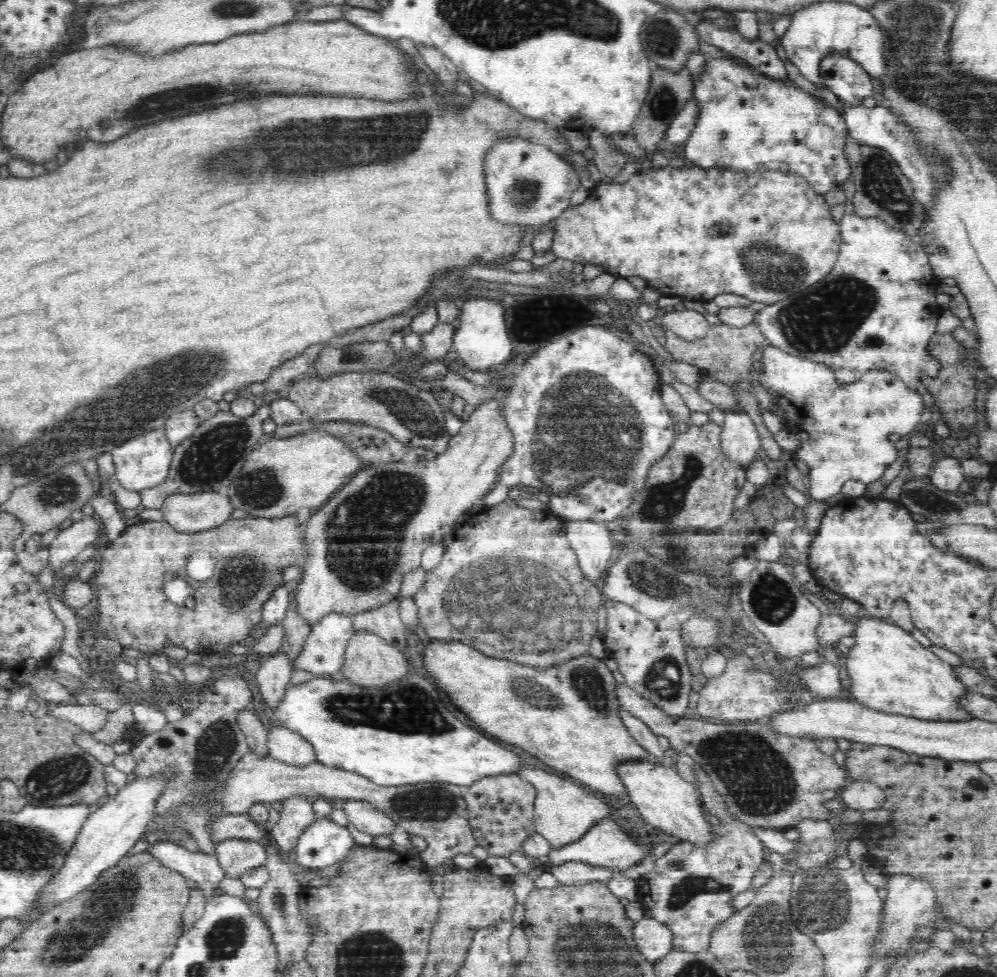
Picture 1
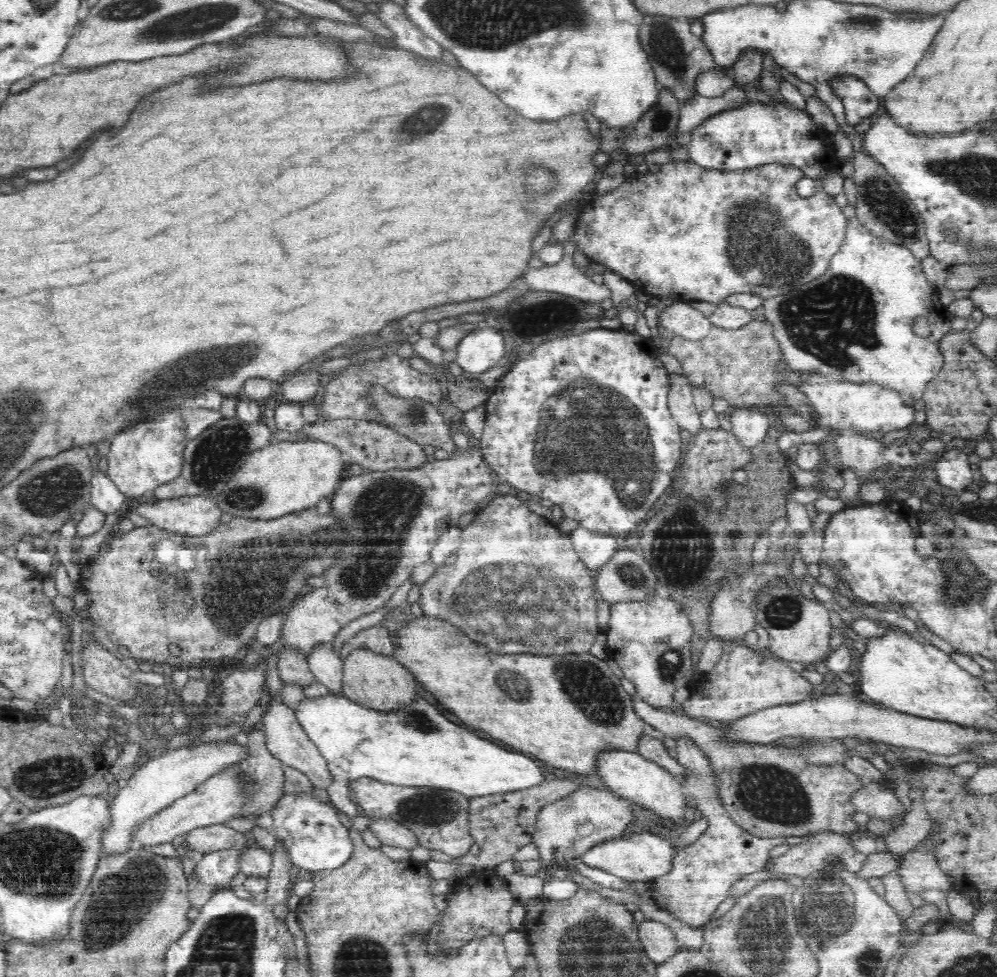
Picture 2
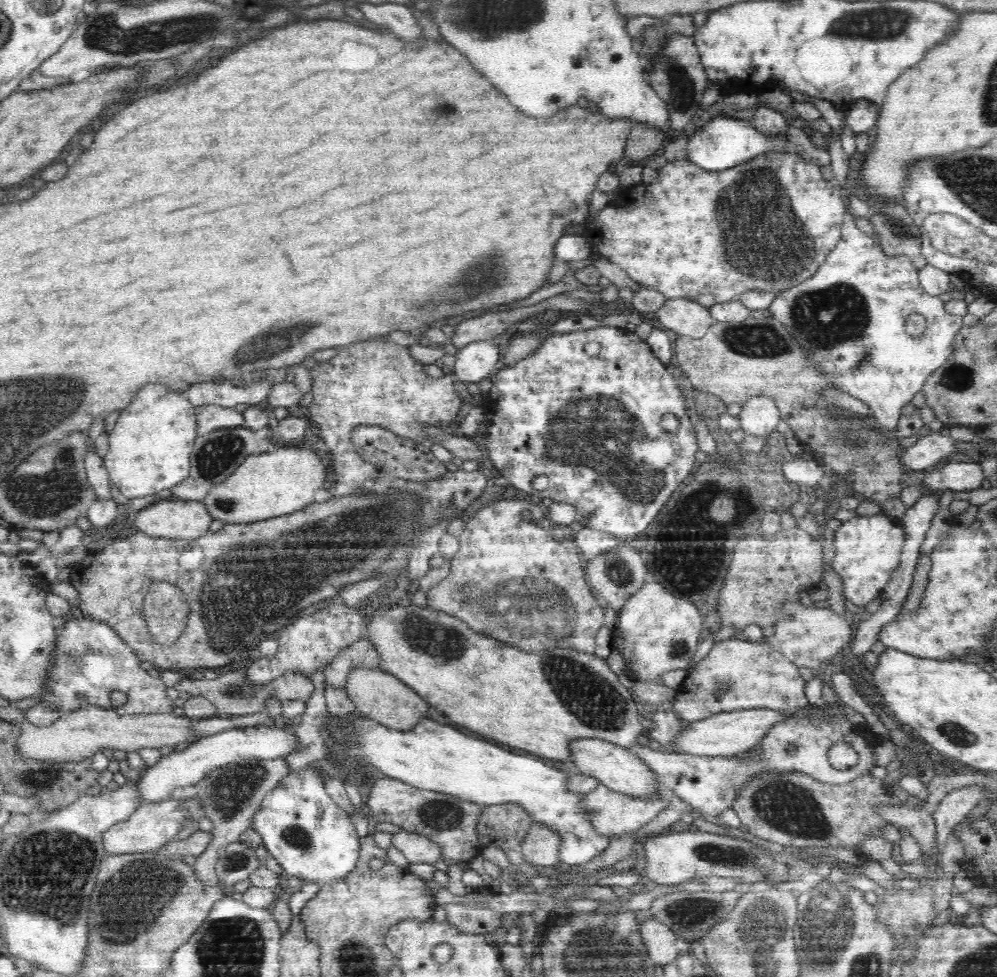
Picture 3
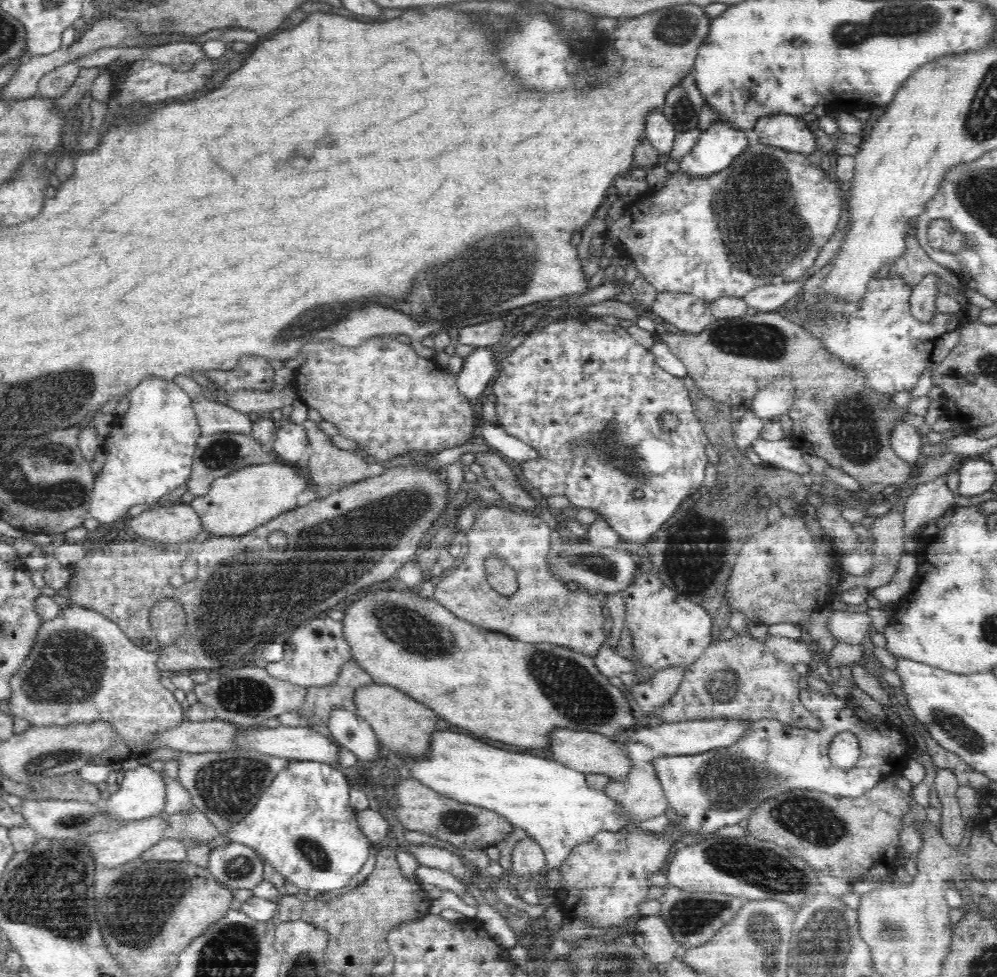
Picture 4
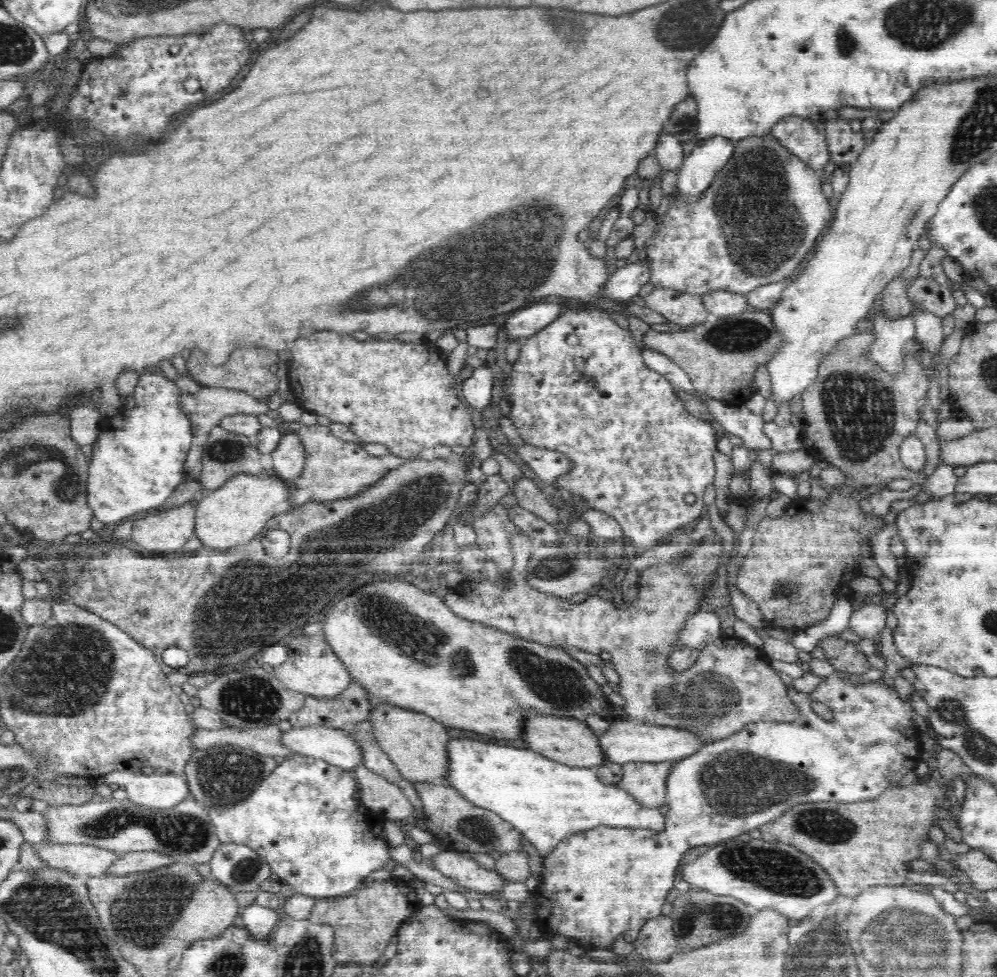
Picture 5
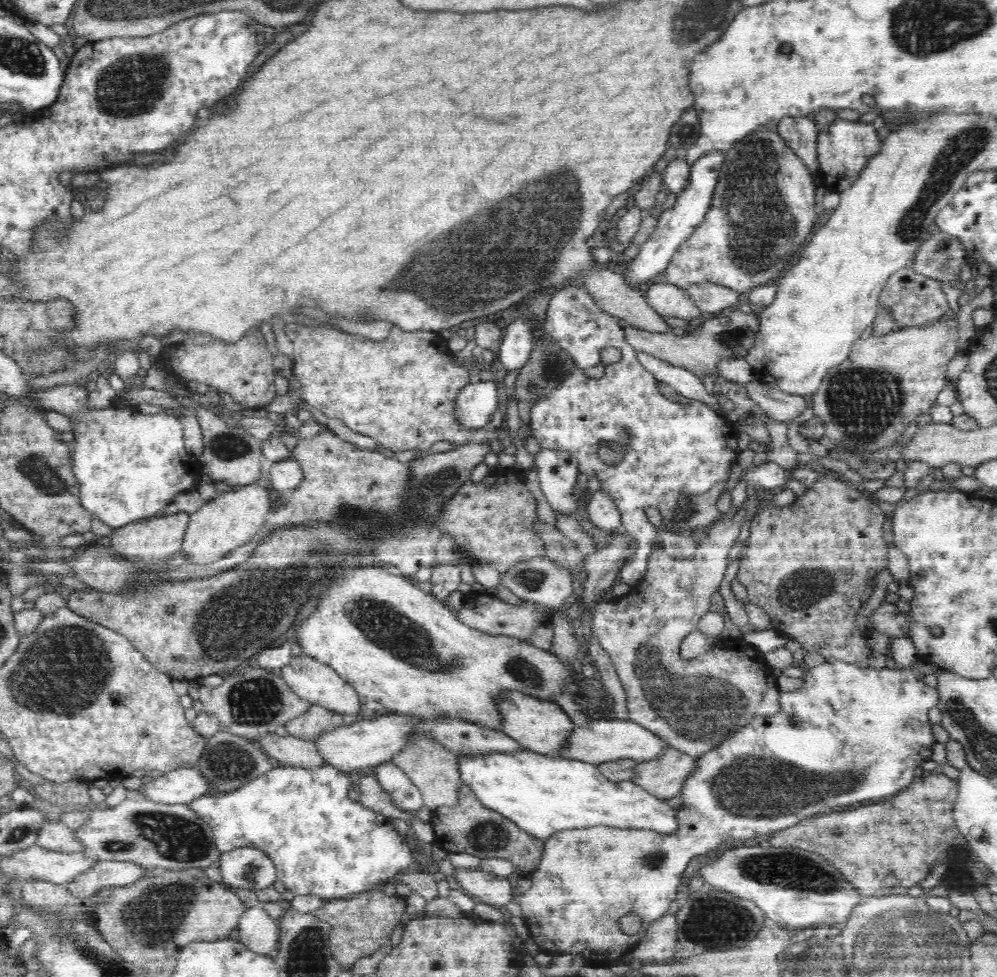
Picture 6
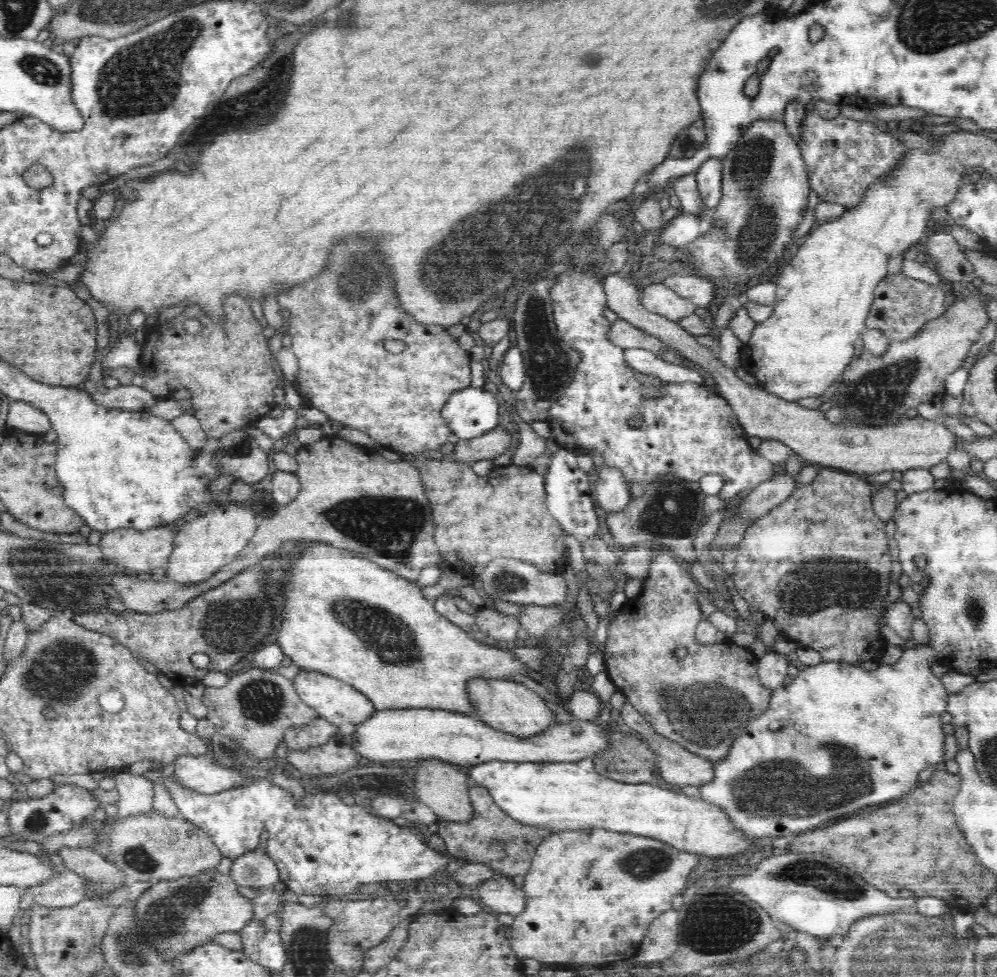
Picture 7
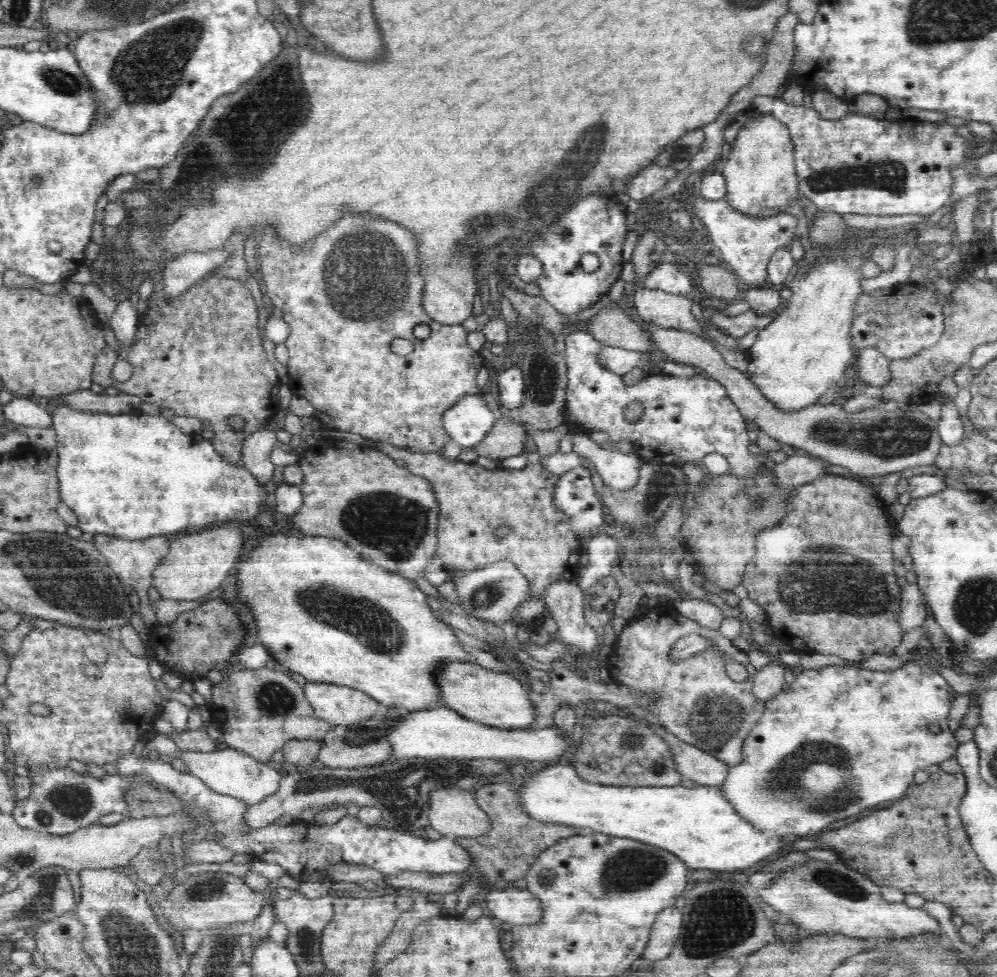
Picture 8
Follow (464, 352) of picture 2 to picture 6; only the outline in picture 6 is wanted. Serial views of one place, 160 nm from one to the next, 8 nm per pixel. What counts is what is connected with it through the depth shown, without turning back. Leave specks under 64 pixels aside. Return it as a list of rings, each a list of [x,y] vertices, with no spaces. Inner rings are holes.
[[[496,381],[468,383],[458,392],[455,401],[454,418],[466,430],[477,430],[490,422],[490,416],[498,406]]]

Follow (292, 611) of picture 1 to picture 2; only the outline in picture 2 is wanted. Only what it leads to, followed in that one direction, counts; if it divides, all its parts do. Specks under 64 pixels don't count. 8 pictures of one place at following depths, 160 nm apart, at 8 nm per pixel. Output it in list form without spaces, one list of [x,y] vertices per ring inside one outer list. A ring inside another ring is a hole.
[[[284,650],[278,662],[279,674],[284,684],[299,684],[303,688],[316,682],[310,671],[307,656],[295,650]]]

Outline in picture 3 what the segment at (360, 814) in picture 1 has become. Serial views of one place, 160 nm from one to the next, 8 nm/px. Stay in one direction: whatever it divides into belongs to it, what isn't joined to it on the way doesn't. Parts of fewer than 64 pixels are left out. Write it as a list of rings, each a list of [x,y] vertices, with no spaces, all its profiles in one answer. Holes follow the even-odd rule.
[[[400,829],[393,834],[393,845],[411,863],[428,863],[432,865],[440,858],[444,860],[440,846],[424,835]]]

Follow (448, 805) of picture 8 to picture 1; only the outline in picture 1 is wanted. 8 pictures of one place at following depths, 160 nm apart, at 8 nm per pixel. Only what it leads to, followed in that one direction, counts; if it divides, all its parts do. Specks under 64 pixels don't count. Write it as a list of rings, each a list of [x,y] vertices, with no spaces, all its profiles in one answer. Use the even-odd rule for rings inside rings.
[[[356,632],[348,640],[341,672],[344,680],[362,688],[384,688],[388,684],[400,683],[409,674],[407,661],[401,651],[384,642],[382,638],[366,632]]]

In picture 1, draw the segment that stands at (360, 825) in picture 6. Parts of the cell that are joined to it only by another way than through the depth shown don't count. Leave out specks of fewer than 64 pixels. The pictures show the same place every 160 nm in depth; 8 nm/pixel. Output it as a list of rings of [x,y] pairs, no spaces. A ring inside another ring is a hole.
[[[320,818],[303,829],[292,850],[291,860],[300,869],[326,868],[343,860],[354,846],[345,826],[329,818]]]

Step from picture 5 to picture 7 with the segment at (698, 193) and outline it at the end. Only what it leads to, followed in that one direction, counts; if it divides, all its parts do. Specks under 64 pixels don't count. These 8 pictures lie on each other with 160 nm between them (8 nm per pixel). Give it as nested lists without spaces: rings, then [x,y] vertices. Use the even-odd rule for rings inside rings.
[[[714,158],[706,160],[694,173],[705,212],[710,212],[718,206],[722,198],[722,162]],[[681,211],[674,219],[666,223],[657,234],[662,244],[678,248],[678,246],[693,243],[706,230],[708,227],[700,222],[696,215]]]

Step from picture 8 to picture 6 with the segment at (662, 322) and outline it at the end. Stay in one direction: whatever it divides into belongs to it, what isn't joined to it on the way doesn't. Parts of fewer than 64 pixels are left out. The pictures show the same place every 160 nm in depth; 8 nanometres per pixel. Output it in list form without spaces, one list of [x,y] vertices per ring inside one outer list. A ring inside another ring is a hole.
[[[654,283],[644,288],[647,303],[662,317],[692,321],[702,316],[688,291],[670,283]]]

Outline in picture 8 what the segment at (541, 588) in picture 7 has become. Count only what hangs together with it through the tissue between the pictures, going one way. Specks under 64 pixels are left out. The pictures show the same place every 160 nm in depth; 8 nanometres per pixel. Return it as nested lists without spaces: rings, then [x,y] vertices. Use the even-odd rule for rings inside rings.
[[[496,562],[470,572],[457,572],[453,569],[449,572],[449,580],[456,585],[458,591],[459,606],[466,611],[467,617],[472,616],[501,626],[512,619],[512,613],[523,601],[528,600],[527,580],[514,563]],[[577,581],[554,583],[544,599],[545,613],[557,625],[560,638],[574,651],[592,653],[599,649],[600,632],[588,625],[584,615],[583,589]]]

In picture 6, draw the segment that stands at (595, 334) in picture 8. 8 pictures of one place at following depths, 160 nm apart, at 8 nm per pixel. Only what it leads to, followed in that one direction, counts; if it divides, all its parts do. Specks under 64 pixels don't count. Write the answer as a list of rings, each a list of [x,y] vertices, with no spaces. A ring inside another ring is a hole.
[[[737,309],[726,316],[711,316],[705,318],[702,324],[687,335],[677,336],[648,332],[632,325],[623,328],[626,342],[637,351],[647,352],[660,360],[665,360],[674,366],[681,366],[690,372],[696,373],[700,379],[706,374],[720,377],[718,362],[720,360],[734,360],[745,358],[748,350],[754,345],[755,334],[758,333],[759,317],[754,310]]]

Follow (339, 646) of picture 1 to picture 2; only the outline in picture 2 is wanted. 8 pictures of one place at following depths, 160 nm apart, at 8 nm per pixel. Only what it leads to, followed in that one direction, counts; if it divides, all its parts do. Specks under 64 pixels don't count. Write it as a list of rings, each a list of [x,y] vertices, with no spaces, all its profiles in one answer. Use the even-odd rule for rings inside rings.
[[[333,642],[325,644],[318,649],[314,649],[313,654],[307,656],[310,671],[314,674],[314,679],[318,683],[324,684],[329,689],[330,693],[341,694],[343,680],[343,659],[338,651],[334,651]]]

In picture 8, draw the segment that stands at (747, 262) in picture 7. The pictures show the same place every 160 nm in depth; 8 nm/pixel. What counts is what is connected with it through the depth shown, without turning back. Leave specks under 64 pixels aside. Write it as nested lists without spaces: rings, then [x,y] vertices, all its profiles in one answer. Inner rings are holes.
[[[767,113],[744,117],[736,140],[728,146],[724,166],[719,169],[725,178],[725,200],[734,210],[764,218],[778,215],[780,206],[798,203],[799,178],[795,171],[794,144],[782,121]]]

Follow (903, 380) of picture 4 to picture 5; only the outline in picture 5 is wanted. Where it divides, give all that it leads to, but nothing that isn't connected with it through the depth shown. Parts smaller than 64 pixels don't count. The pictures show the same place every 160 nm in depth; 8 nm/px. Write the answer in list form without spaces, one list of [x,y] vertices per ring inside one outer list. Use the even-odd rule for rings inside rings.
[[[882,311],[870,312],[870,316],[866,316],[866,320],[861,320],[856,324],[856,331],[858,333],[873,333],[876,336],[874,346],[870,348],[868,357],[874,360],[881,368],[888,369],[889,372],[901,371],[904,367],[901,362],[903,361],[903,345],[910,341],[915,336],[915,320],[911,315],[906,315],[904,318],[896,318],[894,320],[887,320],[883,316]]]

